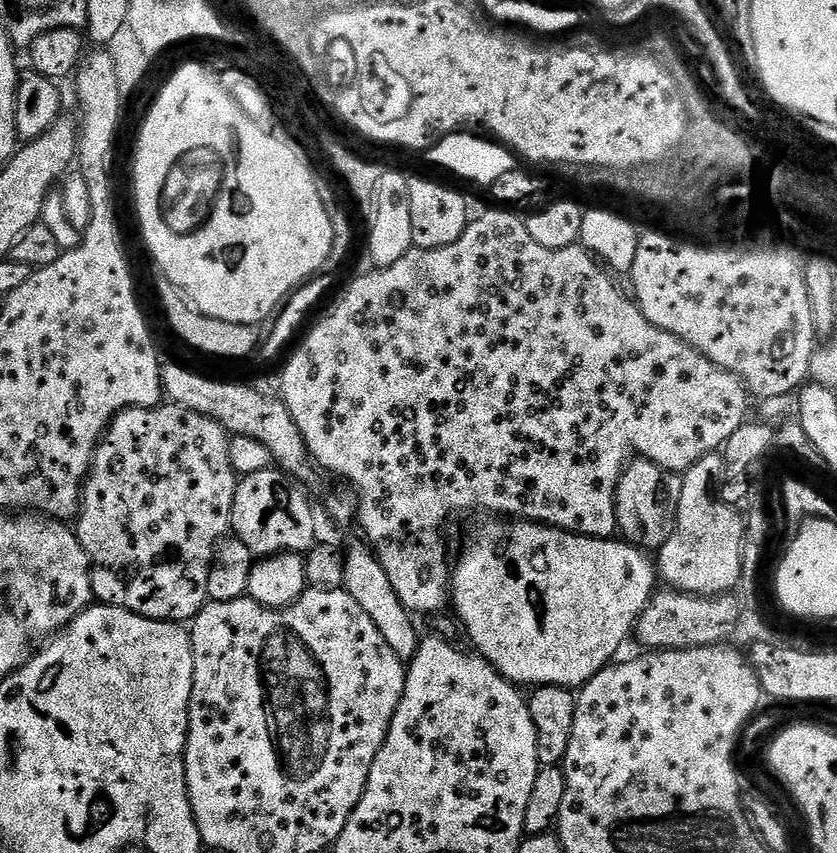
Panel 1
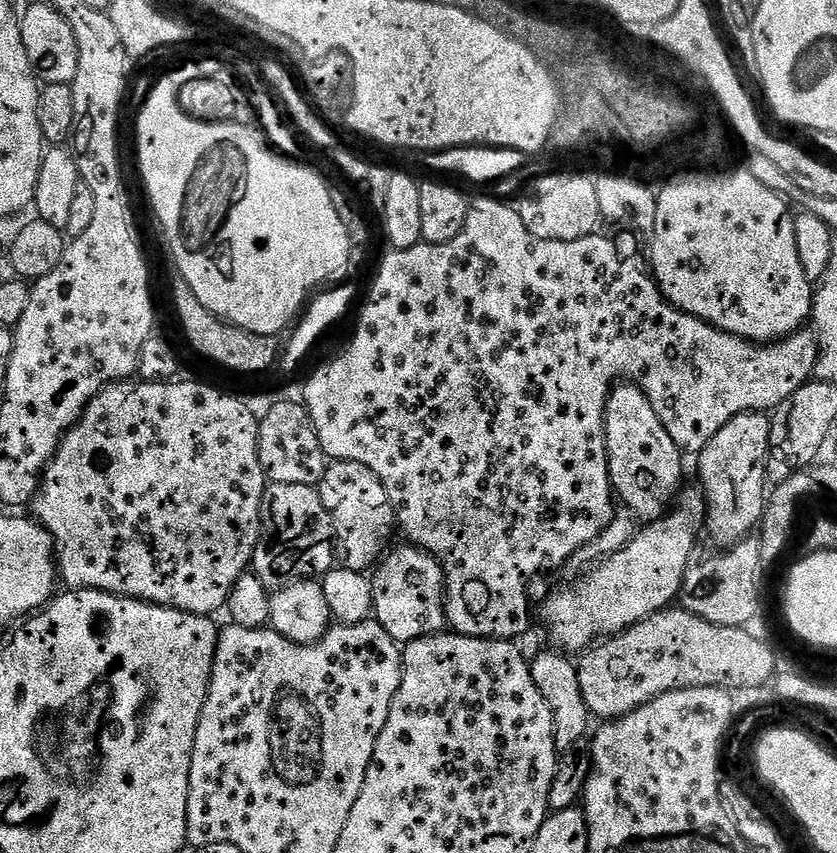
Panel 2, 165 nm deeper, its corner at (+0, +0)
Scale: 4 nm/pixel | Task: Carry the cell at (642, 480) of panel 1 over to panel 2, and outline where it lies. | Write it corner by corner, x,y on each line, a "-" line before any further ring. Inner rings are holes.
631,382
617,383
608,393
604,423
604,435
608,437
608,478
612,481
613,493
618,497
619,503
621,500
633,512
631,515
637,521
661,520
673,507
682,488
680,479
684,476
685,457
680,447
674,442
674,438
670,438
670,434
666,434
666,426
660,421
658,414
654,414
654,406
650,406
644,391

